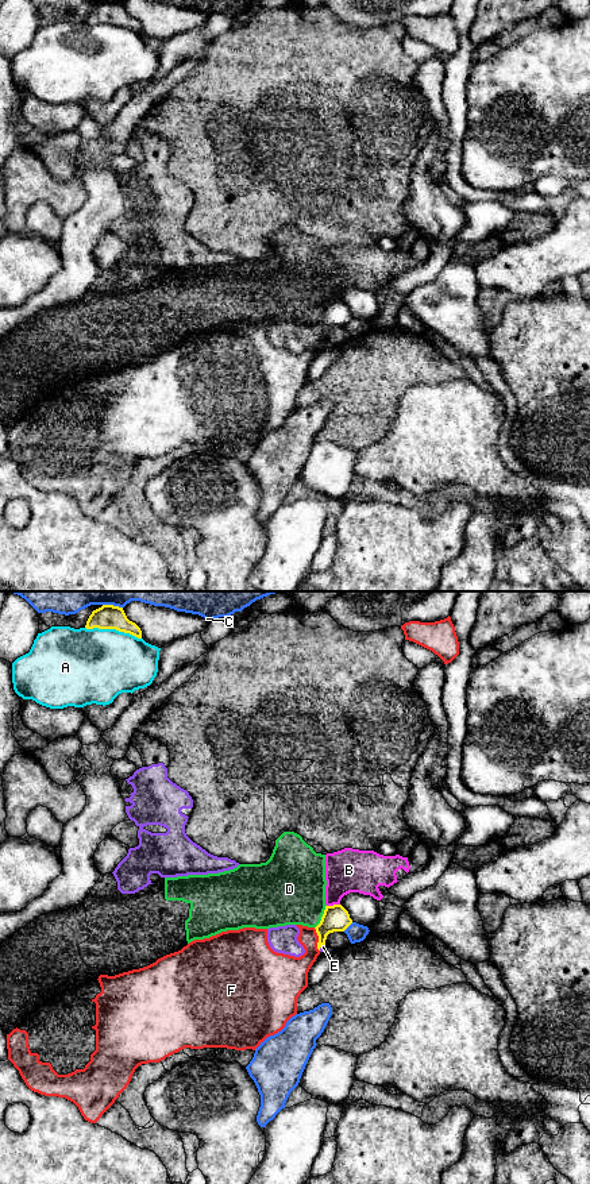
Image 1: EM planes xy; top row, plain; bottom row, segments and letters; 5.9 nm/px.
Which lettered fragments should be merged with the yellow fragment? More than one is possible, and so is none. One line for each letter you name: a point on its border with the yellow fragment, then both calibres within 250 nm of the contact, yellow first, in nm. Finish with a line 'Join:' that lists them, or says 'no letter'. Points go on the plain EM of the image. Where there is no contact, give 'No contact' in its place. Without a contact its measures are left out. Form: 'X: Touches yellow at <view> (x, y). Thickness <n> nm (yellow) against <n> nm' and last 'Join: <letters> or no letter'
F: Touches yellow at xy (319, 335). Thickness 160 nm (yellow) against 190 nm
Join: F

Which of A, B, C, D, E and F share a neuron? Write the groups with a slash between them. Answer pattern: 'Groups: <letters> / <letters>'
Groups: A / B D / C / E / F

